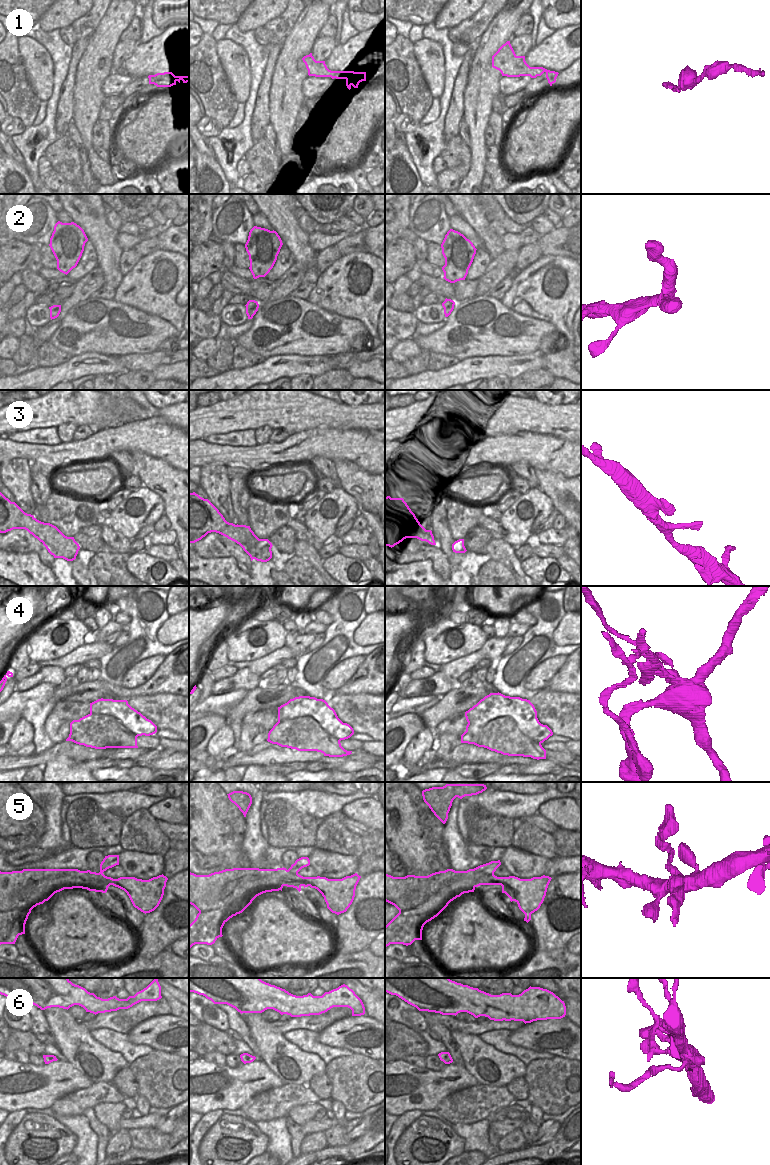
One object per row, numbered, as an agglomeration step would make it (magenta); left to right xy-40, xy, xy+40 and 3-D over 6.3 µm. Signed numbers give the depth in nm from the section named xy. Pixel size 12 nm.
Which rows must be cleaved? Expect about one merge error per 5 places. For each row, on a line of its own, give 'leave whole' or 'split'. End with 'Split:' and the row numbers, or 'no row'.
1: leave whole
2: leave whole
3: leave whole
4: split
5: split
6: leave whole
Split: 4, 5

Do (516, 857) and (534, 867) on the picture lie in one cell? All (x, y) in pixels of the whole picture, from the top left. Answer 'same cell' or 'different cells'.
same cell

